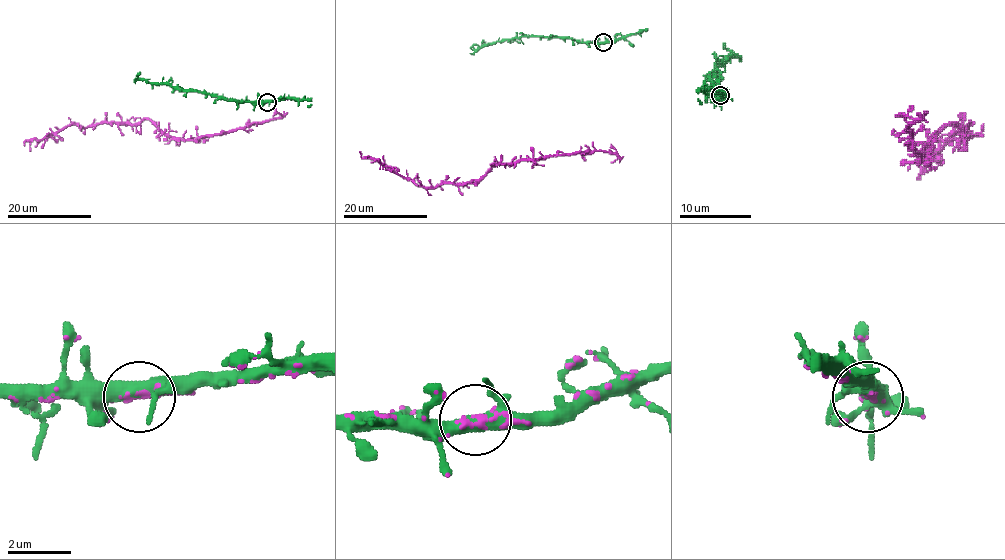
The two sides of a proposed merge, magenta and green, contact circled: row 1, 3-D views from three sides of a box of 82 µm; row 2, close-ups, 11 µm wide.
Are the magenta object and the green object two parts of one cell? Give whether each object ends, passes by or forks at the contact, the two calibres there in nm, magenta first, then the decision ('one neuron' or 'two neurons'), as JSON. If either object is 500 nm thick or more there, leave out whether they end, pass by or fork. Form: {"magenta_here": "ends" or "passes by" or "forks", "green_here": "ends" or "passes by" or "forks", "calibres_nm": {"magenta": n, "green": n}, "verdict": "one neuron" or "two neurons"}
{"magenta_here": "ends", "green_here": "forks", "calibres_nm": {"magenta": 150, "green": 360}, "verdict": "one neuron"}

